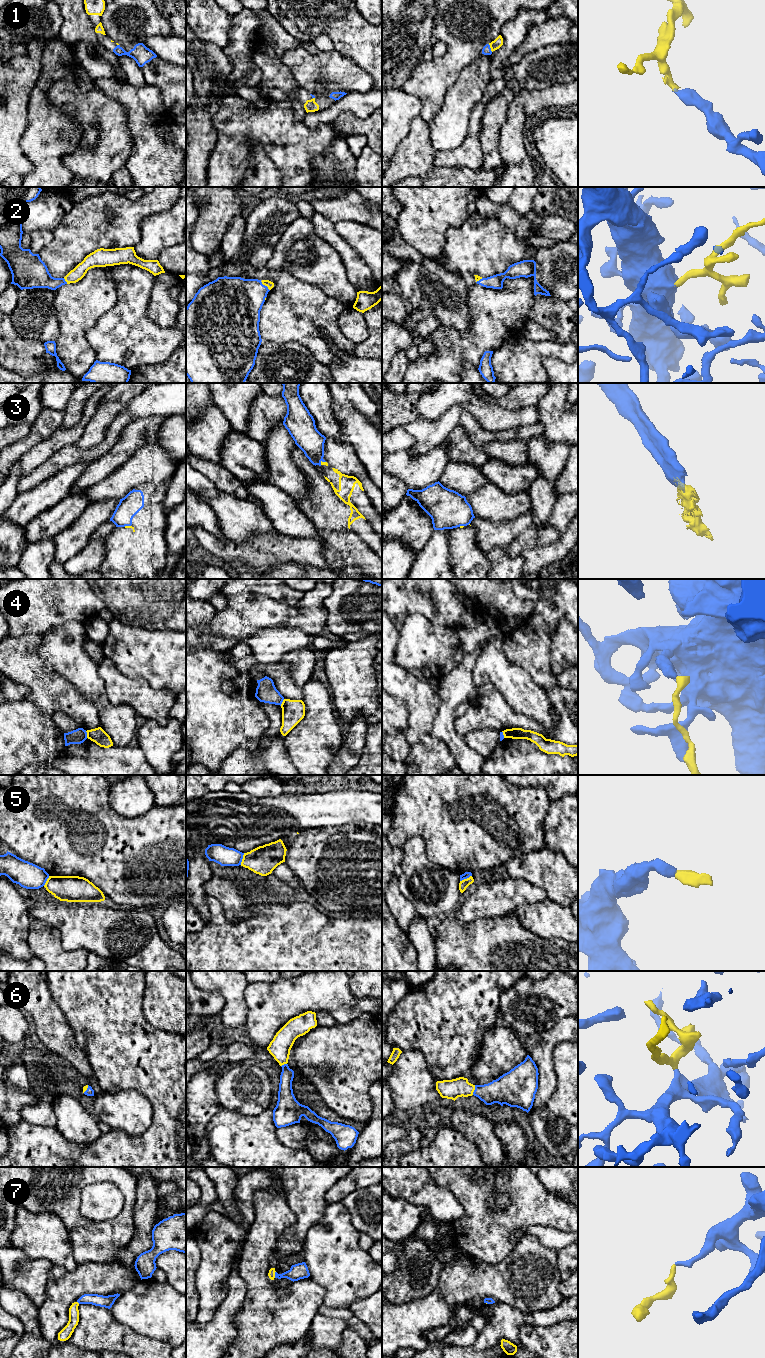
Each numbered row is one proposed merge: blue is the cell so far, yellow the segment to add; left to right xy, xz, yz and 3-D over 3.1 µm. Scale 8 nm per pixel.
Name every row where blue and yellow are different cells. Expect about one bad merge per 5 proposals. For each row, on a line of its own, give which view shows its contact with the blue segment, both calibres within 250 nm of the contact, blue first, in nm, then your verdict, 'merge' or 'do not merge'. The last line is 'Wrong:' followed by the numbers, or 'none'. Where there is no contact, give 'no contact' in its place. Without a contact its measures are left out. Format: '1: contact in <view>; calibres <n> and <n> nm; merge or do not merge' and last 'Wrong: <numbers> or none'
1: contact in yz; calibres 70 and 80 nm; merge
2: contact in xz; calibres 380 and 60 nm; merge
3: contact in xz; calibres 200 and 30 nm; do not merge
4: contact in xy; calibres 120 and 120 nm; merge
5: contact in xz; calibres 160 and 220 nm; do not merge
6: contact in yz; calibres 220 and 160 nm; merge
7: contact in xz; calibres 130 and 60 nm; merge
Wrong: 3, 5

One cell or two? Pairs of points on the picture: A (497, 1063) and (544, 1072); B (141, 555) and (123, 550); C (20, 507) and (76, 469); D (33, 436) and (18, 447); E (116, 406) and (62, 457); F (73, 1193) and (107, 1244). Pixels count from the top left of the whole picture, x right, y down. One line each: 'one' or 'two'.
A: two
B: two
C: one
D: one
E: two
F: one

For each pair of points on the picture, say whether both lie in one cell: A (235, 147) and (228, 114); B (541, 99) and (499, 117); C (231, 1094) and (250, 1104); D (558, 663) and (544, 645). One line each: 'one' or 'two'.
A: one
B: two
C: one
D: two

